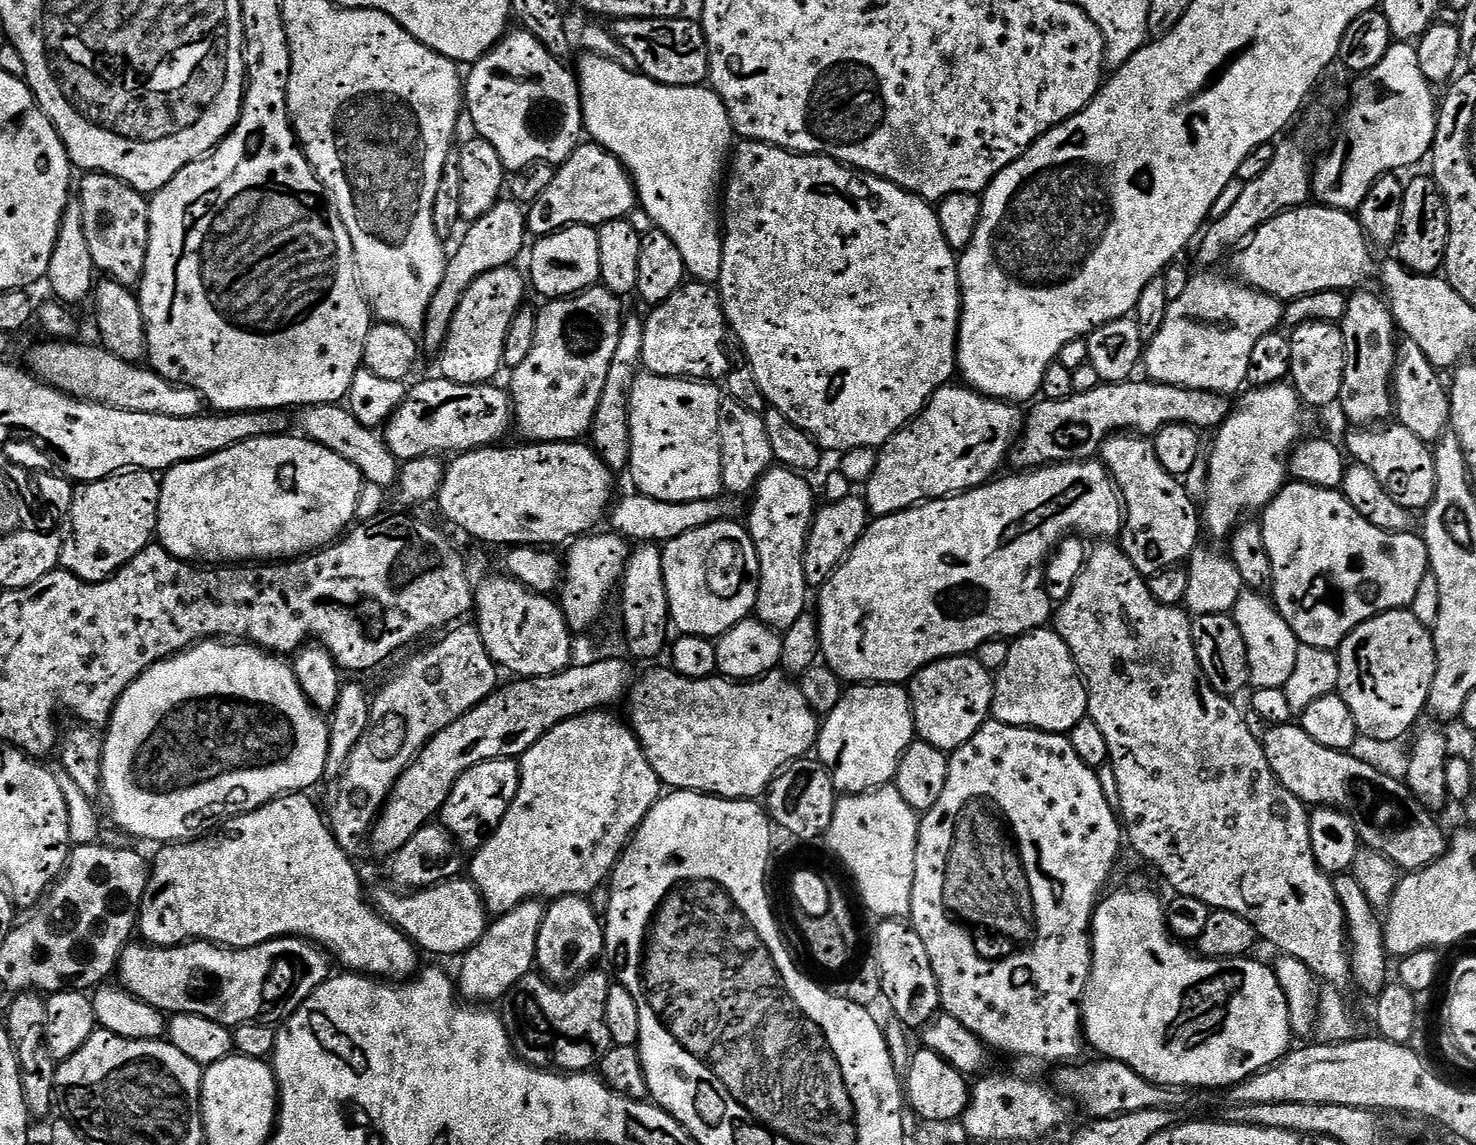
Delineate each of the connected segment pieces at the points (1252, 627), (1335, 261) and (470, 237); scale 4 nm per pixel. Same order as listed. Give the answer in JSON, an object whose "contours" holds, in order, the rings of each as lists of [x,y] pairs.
{"contours":[[[[1244,590],[1237,600],[1234,619],[1246,642],[1248,655],[1248,679],[1253,689],[1283,688],[1294,674],[1294,662],[1298,658],[1300,639],[1290,630],[1286,618],[1277,612],[1276,605],[1267,595],[1256,590]]],[[[1312,202],[1303,208],[1283,212],[1278,218],[1266,222],[1252,233],[1231,260],[1233,259],[1233,270],[1241,275],[1239,277],[1248,287],[1270,294],[1275,300],[1291,302],[1303,296],[1312,296],[1316,292],[1359,289],[1363,285],[1360,283],[1372,272],[1372,256],[1368,253],[1368,248],[1370,249],[1370,241],[1353,213]]],[[[502,198],[482,218],[471,221],[467,225],[464,237],[456,249],[451,249],[448,265],[442,278],[442,286],[434,290],[434,298],[430,298],[430,306],[426,310],[426,320],[422,333],[422,348],[432,354],[439,353],[444,346],[444,340],[450,332],[450,322],[458,308],[458,302],[464,297],[464,292],[479,276],[493,272],[499,268],[507,268],[512,259],[524,248],[524,239],[529,239],[526,212],[521,205],[511,198]]]]}

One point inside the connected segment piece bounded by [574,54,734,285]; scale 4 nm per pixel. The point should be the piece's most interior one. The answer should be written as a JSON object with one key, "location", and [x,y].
{"location":[675,142]}

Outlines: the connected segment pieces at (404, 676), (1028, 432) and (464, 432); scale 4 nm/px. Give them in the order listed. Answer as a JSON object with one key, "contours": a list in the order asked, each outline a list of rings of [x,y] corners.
{"contours":[[[[453,627],[444,634],[449,636],[441,635],[433,648],[410,657],[381,686],[380,693],[371,697],[370,726],[366,726],[362,742],[354,746],[354,754],[350,754],[344,772],[335,781],[336,801],[326,812],[332,837],[344,852],[357,854],[363,848],[365,851],[365,837],[384,801],[400,775],[415,762],[416,755],[436,734],[496,691],[498,665],[486,650],[479,627],[460,627]]],[[[1133,378],[1123,384],[1101,383],[1099,388],[1090,390],[1090,394],[1073,394],[1067,396],[1064,400],[1041,399],[1039,402],[1033,403],[1031,405],[1031,408],[1033,407],[1032,413],[1030,411],[1027,413],[1024,426],[1020,434],[1020,439],[1016,441],[1010,453],[1011,463],[1016,463],[1017,465],[1015,467],[1020,470],[1043,468],[1050,464],[1075,464],[1081,460],[1093,459],[1093,457],[1099,453],[1105,440],[1113,434],[1155,434],[1158,430],[1162,430],[1162,426],[1170,426],[1171,424],[1190,424],[1197,430],[1205,430],[1204,428],[1215,430],[1219,428],[1220,425],[1223,424],[1226,417],[1228,417],[1230,411],[1230,405],[1228,405],[1229,401],[1217,396],[1214,392],[1195,392],[1189,388],[1179,388],[1178,386],[1170,386],[1169,384],[1153,384],[1151,382],[1143,382],[1144,384],[1139,384],[1138,381],[1139,379]]],[[[443,378],[436,380],[424,380],[421,384],[412,384],[408,389],[408,396],[398,406],[398,410],[388,419],[387,424],[382,429],[385,444],[389,450],[396,455],[397,461],[407,462],[409,460],[419,460],[422,456],[433,454],[444,454],[440,452],[452,452],[459,454],[471,452],[478,448],[486,448],[495,445],[504,435],[514,420],[512,411],[512,401],[509,393],[500,388],[495,388],[495,383],[487,384],[459,384],[450,382]]]]}

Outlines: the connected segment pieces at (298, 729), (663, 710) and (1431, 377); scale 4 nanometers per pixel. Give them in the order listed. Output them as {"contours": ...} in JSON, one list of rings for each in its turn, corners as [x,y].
{"contours":[[[[205,640],[176,653],[175,656],[168,657],[167,660],[160,661],[153,668],[148,668],[120,695],[116,709],[112,712],[112,719],[106,725],[107,732],[108,736],[103,737],[104,757],[100,783],[102,800],[108,803],[109,814],[122,831],[129,832],[140,840],[157,840],[157,845],[160,846],[193,839],[192,823],[195,820],[212,820],[215,816],[224,816],[223,818],[241,816],[258,810],[280,796],[288,796],[292,792],[307,793],[312,790],[308,788],[314,787],[319,780],[325,779],[324,771],[328,753],[328,725],[325,717],[317,712],[302,694],[296,676],[292,672],[292,665],[287,659],[265,652],[255,644],[247,642]]],[[[671,667],[656,668],[648,672],[644,677],[633,683],[626,696],[628,712],[632,715],[630,727],[638,738],[654,774],[658,774],[661,785],[672,790],[683,790],[686,792],[704,792],[707,796],[721,796],[724,800],[755,800],[759,801],[767,793],[772,785],[772,780],[786,765],[794,760],[803,760],[815,749],[816,737],[820,735],[821,721],[815,710],[808,705],[806,698],[802,698],[802,690],[799,683],[793,682],[784,672],[777,670],[769,672],[768,675],[760,677],[759,680],[751,682],[737,682],[727,678],[709,678],[706,680],[691,680],[685,676],[679,676]]],[[[1411,342],[1399,345],[1394,384],[1398,389],[1398,403],[1394,408],[1395,419],[1410,434],[1418,434],[1422,442],[1429,446],[1435,445],[1441,436],[1449,431],[1452,423],[1452,407],[1448,401],[1446,384],[1440,381],[1441,373]]]]}

